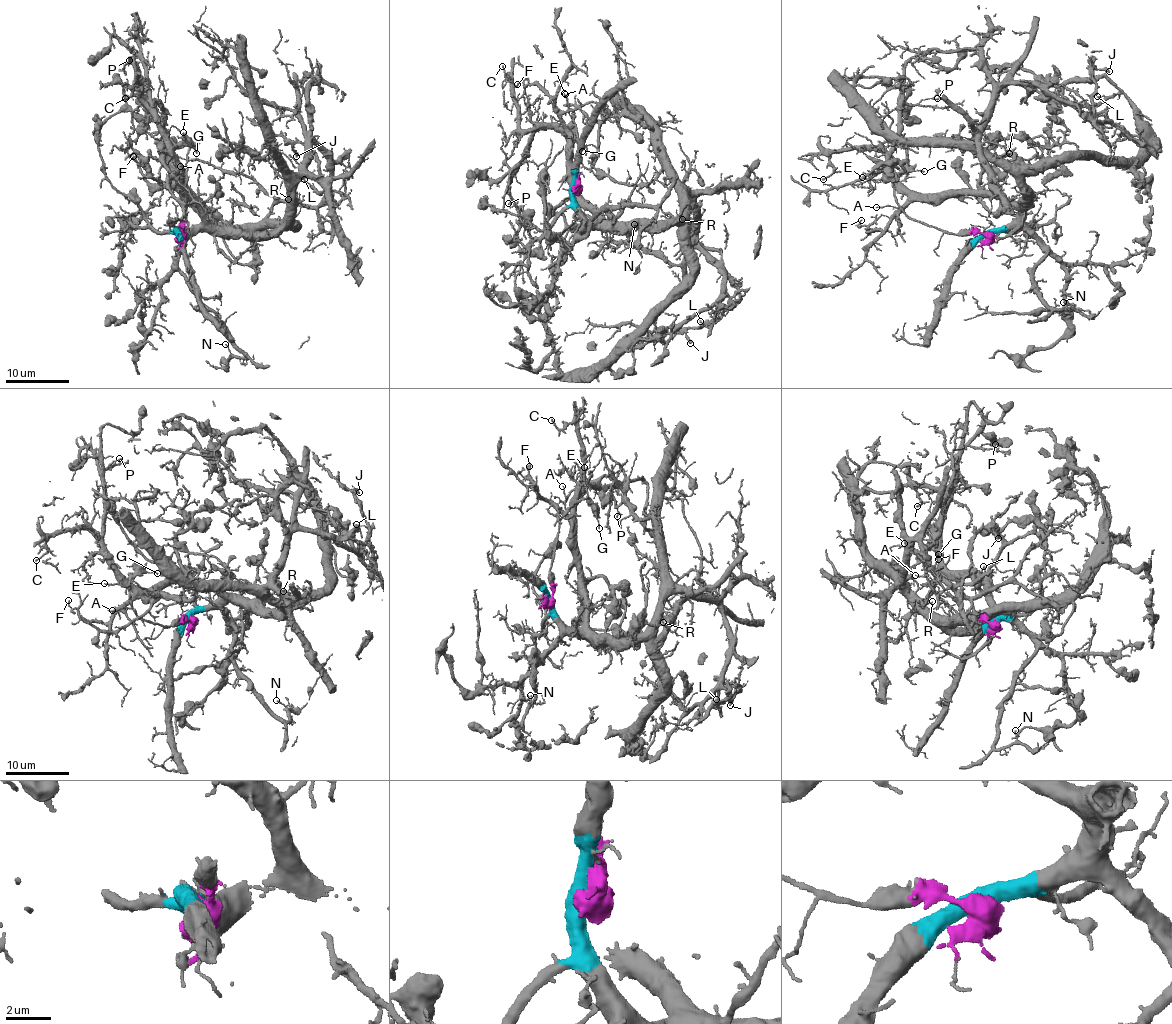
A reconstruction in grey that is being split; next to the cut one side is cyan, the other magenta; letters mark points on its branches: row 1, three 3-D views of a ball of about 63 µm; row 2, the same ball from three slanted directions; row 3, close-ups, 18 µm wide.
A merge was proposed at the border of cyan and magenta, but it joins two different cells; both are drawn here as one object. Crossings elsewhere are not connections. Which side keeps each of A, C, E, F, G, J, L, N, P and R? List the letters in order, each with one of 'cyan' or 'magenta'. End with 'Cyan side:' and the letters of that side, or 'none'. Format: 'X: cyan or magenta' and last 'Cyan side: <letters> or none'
A: magenta
C: cyan
E: magenta
F: cyan
G: magenta
J: cyan
L: cyan
N: cyan
P: cyan
R: cyan
Cyan side: C, F, J, L, N, P, R

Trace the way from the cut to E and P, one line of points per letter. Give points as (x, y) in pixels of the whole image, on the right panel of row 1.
E: (988, 234), (944, 233), (915, 221), (899, 205), (890, 181), (862, 178)
P: (988, 234), (1009, 225), (1015, 207), (982, 193), (918, 194), (899, 182), (890, 164), (899, 106), (937, 98)

